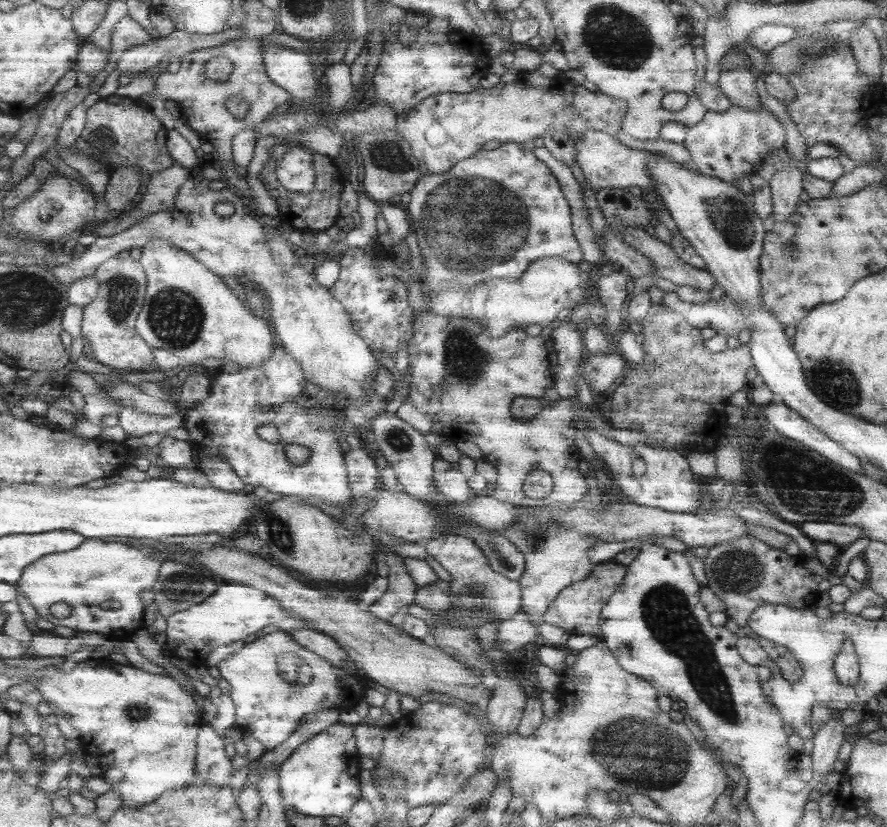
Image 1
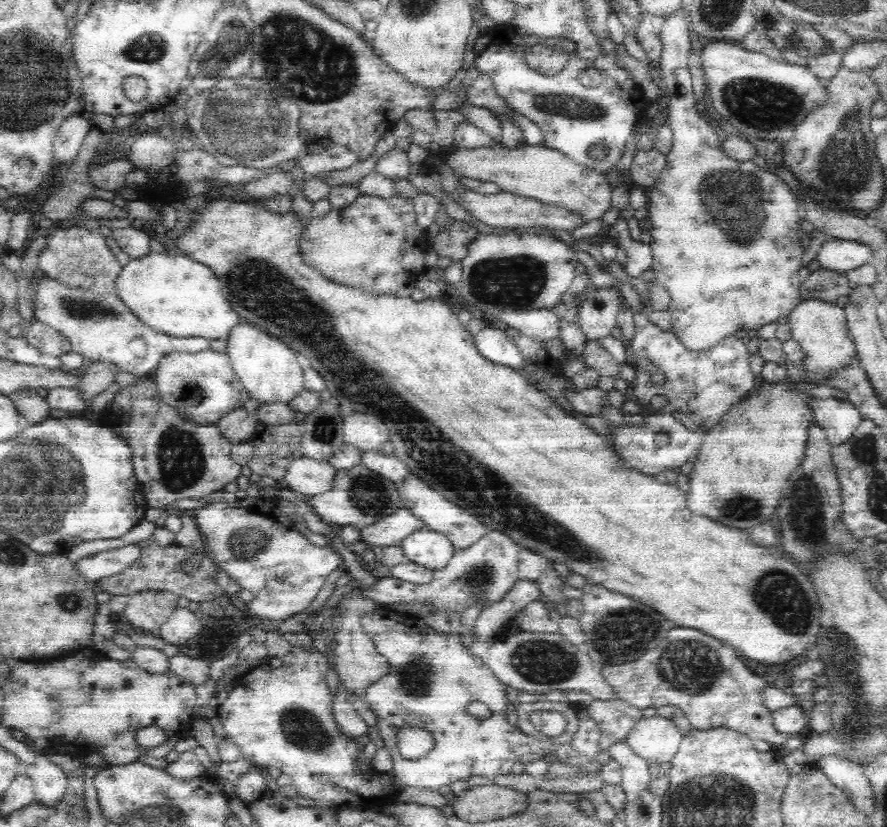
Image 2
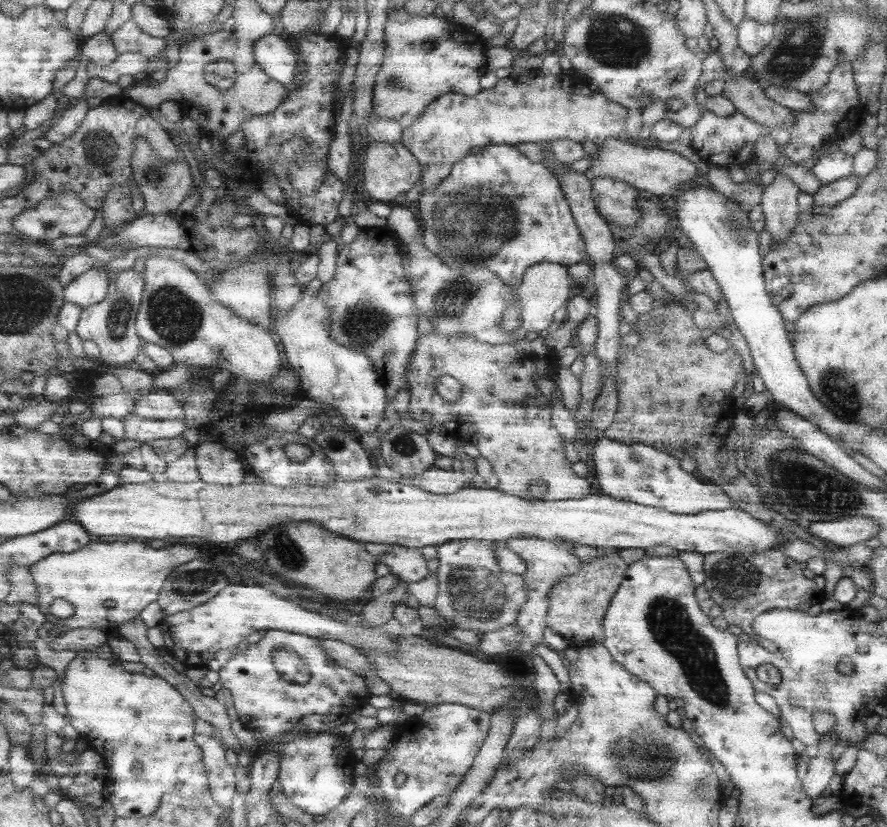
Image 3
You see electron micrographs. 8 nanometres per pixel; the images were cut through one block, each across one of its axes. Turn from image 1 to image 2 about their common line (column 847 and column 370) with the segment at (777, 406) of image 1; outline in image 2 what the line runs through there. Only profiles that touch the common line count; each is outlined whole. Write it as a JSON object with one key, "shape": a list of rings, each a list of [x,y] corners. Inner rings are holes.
{"shape":[[[381,451],[362,453],[362,462],[364,468],[389,480],[397,489],[400,488],[400,486],[406,482],[406,478],[408,478],[406,465],[400,462],[399,458],[384,455]]]}

